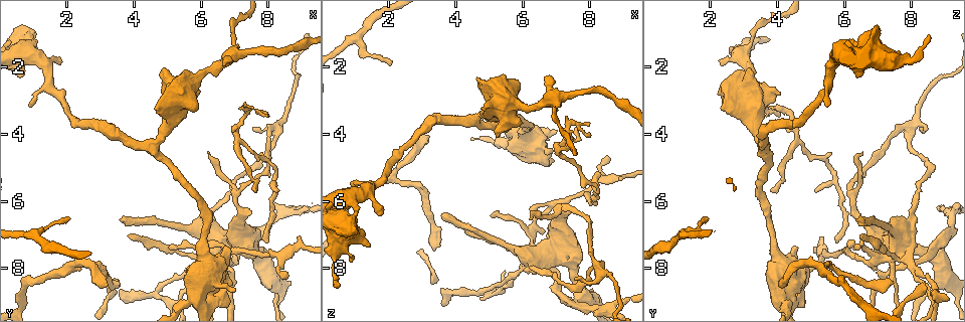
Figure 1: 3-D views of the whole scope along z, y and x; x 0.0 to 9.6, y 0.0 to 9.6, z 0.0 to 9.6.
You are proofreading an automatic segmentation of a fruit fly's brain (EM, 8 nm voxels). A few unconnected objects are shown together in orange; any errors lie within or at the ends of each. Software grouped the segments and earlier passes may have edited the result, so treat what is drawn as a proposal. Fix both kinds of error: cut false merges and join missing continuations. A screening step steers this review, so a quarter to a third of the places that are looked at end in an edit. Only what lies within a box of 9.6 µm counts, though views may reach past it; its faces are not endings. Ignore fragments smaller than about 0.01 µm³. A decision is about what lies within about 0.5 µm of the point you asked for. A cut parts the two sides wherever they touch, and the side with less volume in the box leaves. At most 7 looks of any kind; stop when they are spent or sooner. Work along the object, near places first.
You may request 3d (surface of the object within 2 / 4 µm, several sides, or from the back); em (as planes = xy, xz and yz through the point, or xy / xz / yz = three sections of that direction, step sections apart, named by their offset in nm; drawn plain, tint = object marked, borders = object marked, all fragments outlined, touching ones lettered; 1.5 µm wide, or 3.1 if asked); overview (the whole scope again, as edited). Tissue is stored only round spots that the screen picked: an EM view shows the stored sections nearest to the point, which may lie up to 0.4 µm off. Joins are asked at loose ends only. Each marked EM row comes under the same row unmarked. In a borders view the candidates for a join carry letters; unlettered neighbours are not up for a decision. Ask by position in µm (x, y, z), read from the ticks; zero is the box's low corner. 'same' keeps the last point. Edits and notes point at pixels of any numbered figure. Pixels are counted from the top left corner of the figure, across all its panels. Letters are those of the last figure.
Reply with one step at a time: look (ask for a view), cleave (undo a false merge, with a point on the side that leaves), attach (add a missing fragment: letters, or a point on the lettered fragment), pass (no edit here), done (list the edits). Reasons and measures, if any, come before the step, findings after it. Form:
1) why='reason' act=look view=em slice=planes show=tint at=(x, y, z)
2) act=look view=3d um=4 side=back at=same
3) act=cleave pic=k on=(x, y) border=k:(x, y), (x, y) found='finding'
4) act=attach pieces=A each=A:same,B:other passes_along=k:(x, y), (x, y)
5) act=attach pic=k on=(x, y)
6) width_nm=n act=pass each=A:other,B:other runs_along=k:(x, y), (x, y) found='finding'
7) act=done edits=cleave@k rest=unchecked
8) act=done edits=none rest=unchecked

why='an open end' act=look view=3d um=2 at=(1.75, 1.85, 6.45)

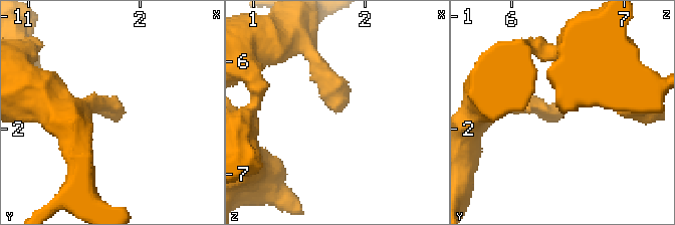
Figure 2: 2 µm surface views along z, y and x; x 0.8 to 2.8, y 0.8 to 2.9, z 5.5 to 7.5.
why='now the EM' act=look view=em slice=xz step=4 show=tint at=(1.76, 1.88, 6.46)

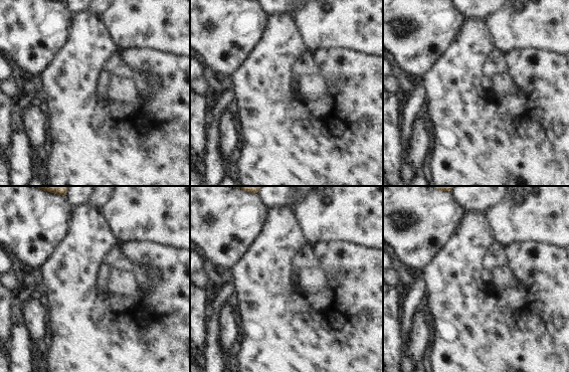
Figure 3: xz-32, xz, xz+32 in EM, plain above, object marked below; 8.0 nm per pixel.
act=look view=em slice=planes show=borders at=same

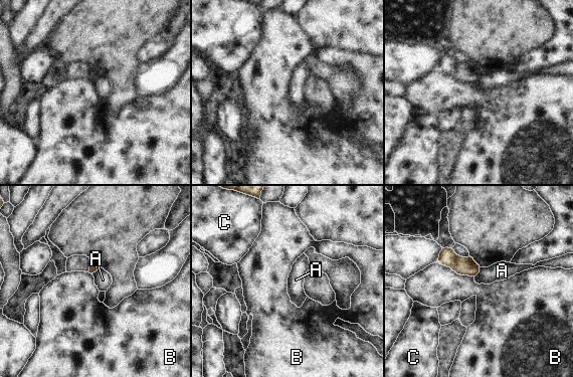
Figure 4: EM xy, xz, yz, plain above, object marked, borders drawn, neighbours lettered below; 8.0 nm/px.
act=pass each=A:other,B:other,C:other border=4:(480, 267), (474, 276) found='no lettered fragment goes on from it'

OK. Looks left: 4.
why='branch point' act=look view=em slice=planes show=borders at=(7.10, 4.10, 4.55)

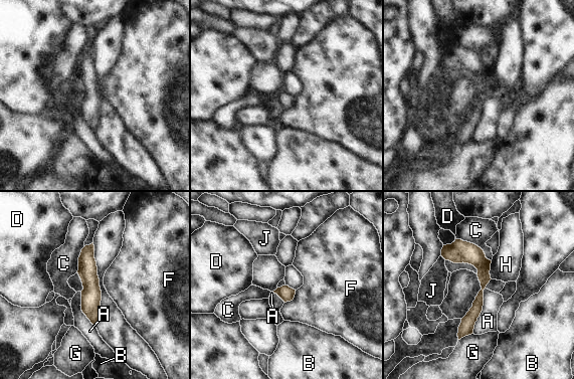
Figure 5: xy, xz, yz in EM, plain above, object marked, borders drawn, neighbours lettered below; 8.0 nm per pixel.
width_nm=100 act=pass each=A:other,B:other,C:other,D:other,F:other,G:other,H:other,J:other border=5:(296, 291), (295, 297), (284, 303) found='one cell here'

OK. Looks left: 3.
why='stops while still wide' act=look view=3d um=4 at=(4.60, 3.30, 2.35)

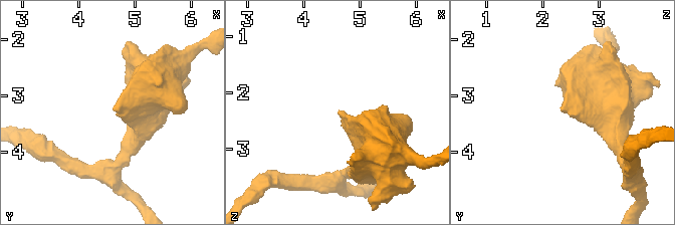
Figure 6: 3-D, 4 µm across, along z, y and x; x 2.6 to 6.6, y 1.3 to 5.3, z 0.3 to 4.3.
why='shape alone is not enough' act=look view=em slice=yz step=4 show=borders at=(4.65, 3.30, 2.30)

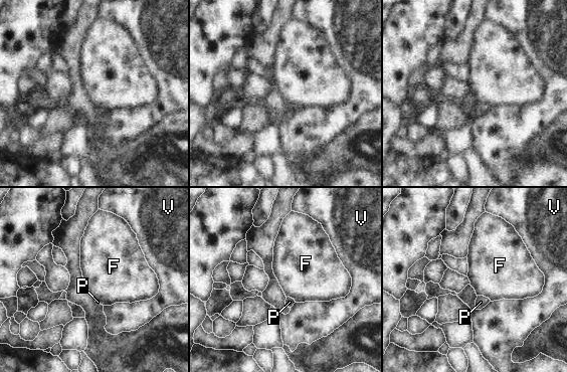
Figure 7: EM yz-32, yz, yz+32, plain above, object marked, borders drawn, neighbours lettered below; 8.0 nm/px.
act=look view=em slice=planes show=borders at=same

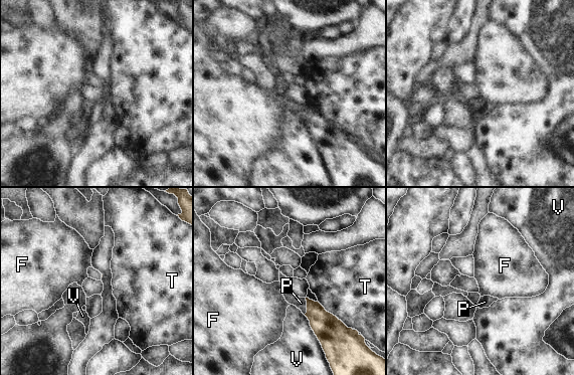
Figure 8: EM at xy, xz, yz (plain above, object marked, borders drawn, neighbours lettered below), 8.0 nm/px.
act=pass each=F:other,P:other,T:other,V:other border=8:(318, 301), (327, 311), (345, 324) found='none of them fits'

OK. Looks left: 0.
act=done edits=none rest=unchecked

